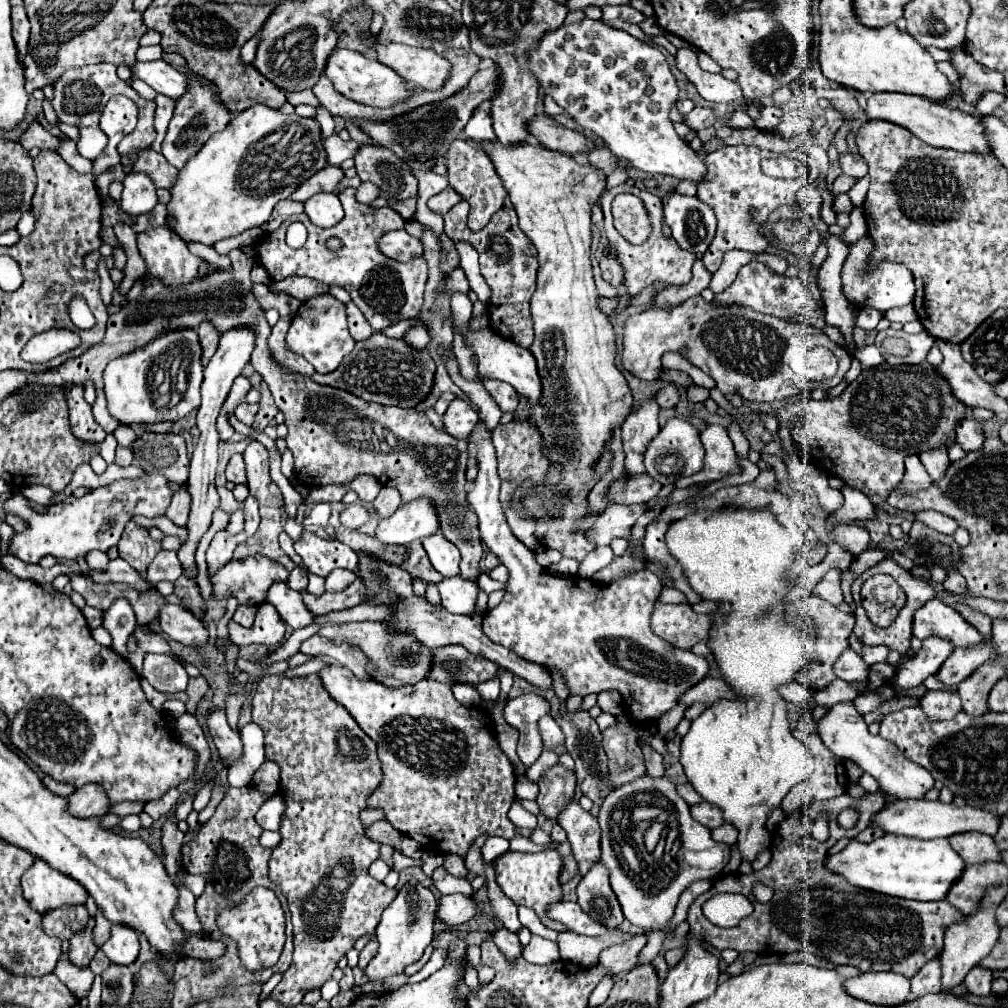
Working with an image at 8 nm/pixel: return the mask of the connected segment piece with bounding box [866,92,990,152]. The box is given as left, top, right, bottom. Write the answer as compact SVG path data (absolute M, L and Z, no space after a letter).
M878 92L868 98L866 114L868 118L880 118L904 126L930 146L952 148L958 152L990 152L990 146L984 138L984 126L978 118L962 110L952 110L946 104L932 104L932 100L924 100L922 96L908 96L902 92Z

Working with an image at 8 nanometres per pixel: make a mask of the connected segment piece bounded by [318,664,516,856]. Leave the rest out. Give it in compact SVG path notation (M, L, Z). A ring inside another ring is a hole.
M326 666L318 672L326 692L342 704L358 726L378 744L384 780L368 796L368 808L380 808L386 820L402 834L414 838L428 852L454 852L464 856L472 840L488 832L490 836L514 838L516 826L508 818L508 810L516 798L514 768L492 736L492 718L482 706L462 706L448 684L436 680L418 680L406 688L388 688L376 680L358 680L348 668Z

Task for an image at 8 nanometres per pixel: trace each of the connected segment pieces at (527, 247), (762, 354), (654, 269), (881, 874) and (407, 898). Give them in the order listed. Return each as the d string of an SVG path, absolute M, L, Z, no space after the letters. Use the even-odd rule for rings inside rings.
M468 202L456 204L448 214L444 214L444 232L452 240L466 240L470 242L480 254L480 272L486 278L486 284L492 288L490 298L490 328L524 348L530 348L534 340L534 320L530 318L530 298L536 290L536 272L538 272L538 256L532 242L518 226L518 216L514 208L500 208L492 220L480 230L472 232L468 228ZM498 238L498 240L494 240Z
M694 296L666 310L646 310L630 316L624 322L622 366L636 378L656 380L662 372L662 354L666 350L680 352L680 348L686 346L686 358L696 368L714 378L716 388L722 394L734 392L748 402L774 402L811 390L810 384L814 384L814 380L800 376L800 364L810 348L824 344L832 344L832 354L840 362L838 372L832 378L832 386L836 386L850 370L852 354L844 346L834 344L826 334L818 332L816 327L782 322L774 316L754 312L752 308L714 308L710 302L704 302L702 296Z
M620 184L620 186L612 188L612 190L608 190L608 192L600 198L600 206L602 206L602 210L604 210L604 232L606 232L606 238L608 238L608 242L610 242L610 248L614 250L614 254L616 254L622 270L624 270L624 286L628 288L628 292L630 292L632 296L638 294L644 286L650 286L650 284L654 284L654 282L664 282L666 286L680 286L680 284L686 284L686 282L690 280L690 276L692 276L690 268L692 268L692 262L696 260L696 254L694 254L694 252L684 252L684 248L680 248L674 238L668 238L668 236L662 234L662 224L664 224L664 220L662 220L662 218L664 218L664 216L662 216L662 202L660 202L660 198L658 198L656 194L652 194L650 190L636 188L636 186ZM620 192L628 192L628 194L640 196L640 200L644 202L646 210L650 212L650 220L652 220L654 230L652 230L652 234L648 236L648 240L642 242L640 246L634 246L634 244L630 244L630 242L626 242L626 240L616 232L616 228L612 226L610 204L612 204L612 200L614 200L614 196L620 194Z
M884 834L868 844L852 840L842 852L828 854L824 858L824 866L834 874L844 876L854 886L874 890L886 896L928 902L942 900L948 894L950 886L960 878L964 870L964 860L952 850L948 838L918 840Z
M412 878L410 882L406 882L398 896L392 900L392 904L384 910L382 920L376 928L376 938L380 942L378 954L372 958L372 962L366 966L364 974L370 980L382 980L386 976L398 974L404 970L404 966L416 962L424 948L432 942L432 922L434 922L434 914L436 914L436 898L432 894L432 890L428 890L422 882L418 882L416 878Z

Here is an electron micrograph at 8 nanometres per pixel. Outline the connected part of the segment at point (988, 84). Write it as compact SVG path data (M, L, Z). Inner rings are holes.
M962 46L948 50L948 54L950 54L950 64L960 74L960 94L964 102L974 104L984 92L990 90L1006 94L1004 76L1000 72L976 64L976 60L972 60L972 56L968 56L968 52Z

